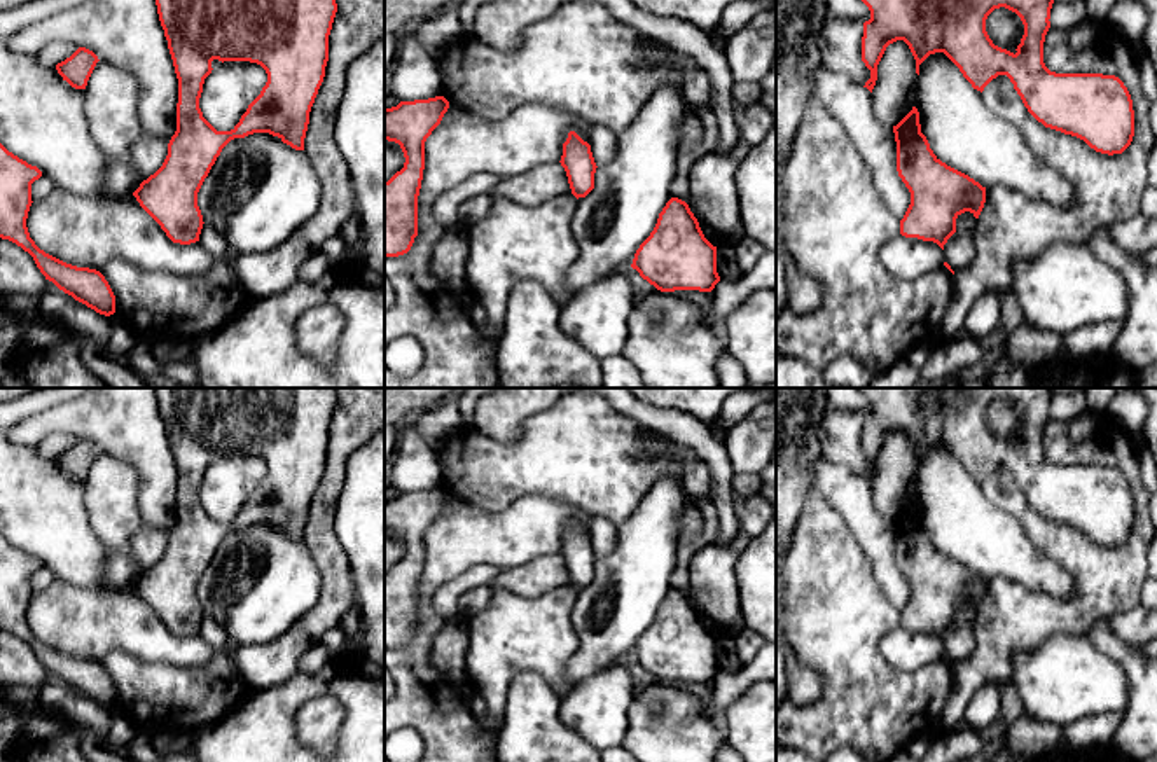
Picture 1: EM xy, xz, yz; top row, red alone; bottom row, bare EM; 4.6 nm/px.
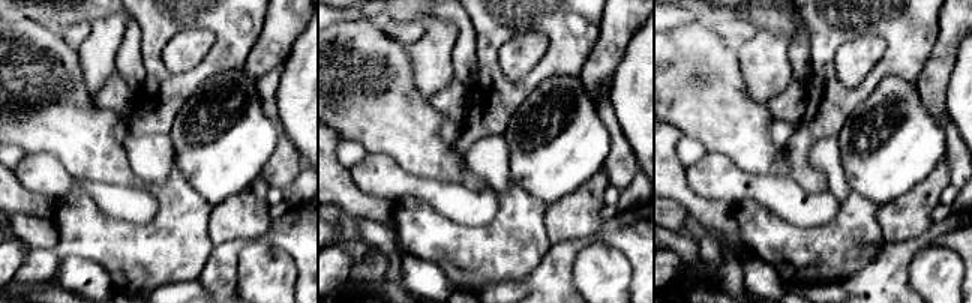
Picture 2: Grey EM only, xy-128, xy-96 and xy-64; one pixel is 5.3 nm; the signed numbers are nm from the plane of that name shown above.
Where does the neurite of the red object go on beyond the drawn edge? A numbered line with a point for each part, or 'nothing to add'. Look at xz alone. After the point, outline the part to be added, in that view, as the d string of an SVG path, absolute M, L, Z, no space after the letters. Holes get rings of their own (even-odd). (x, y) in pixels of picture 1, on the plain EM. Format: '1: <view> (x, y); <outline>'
nothing to add

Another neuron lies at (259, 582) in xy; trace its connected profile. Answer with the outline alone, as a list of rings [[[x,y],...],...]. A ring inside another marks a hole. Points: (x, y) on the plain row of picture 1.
[[[269,524],[231,531],[197,584],[203,613],[238,645],[278,640],[316,605],[320,591],[322,575],[309,547]]]

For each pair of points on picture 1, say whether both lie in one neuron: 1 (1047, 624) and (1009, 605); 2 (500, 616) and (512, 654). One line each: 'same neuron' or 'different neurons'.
1: same neuron
2: same neuron

